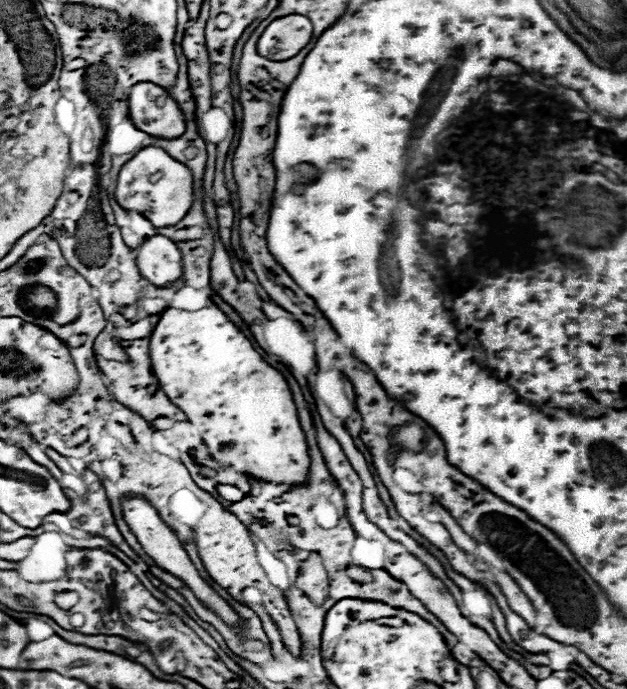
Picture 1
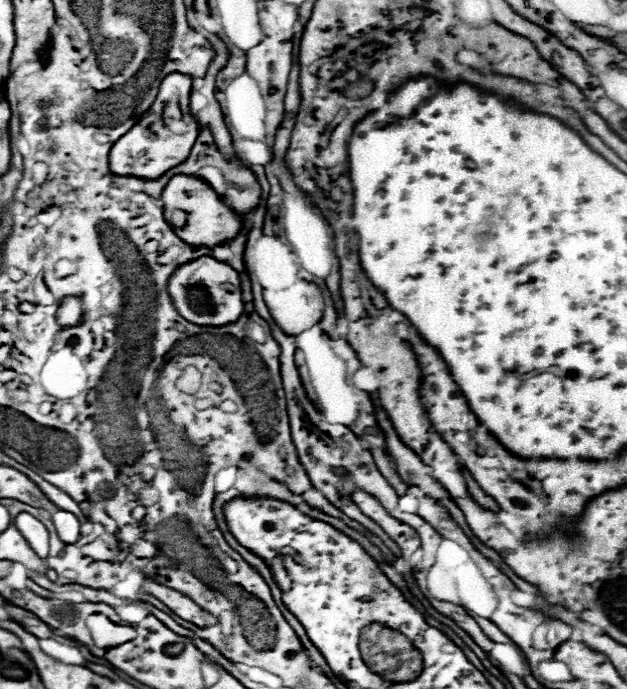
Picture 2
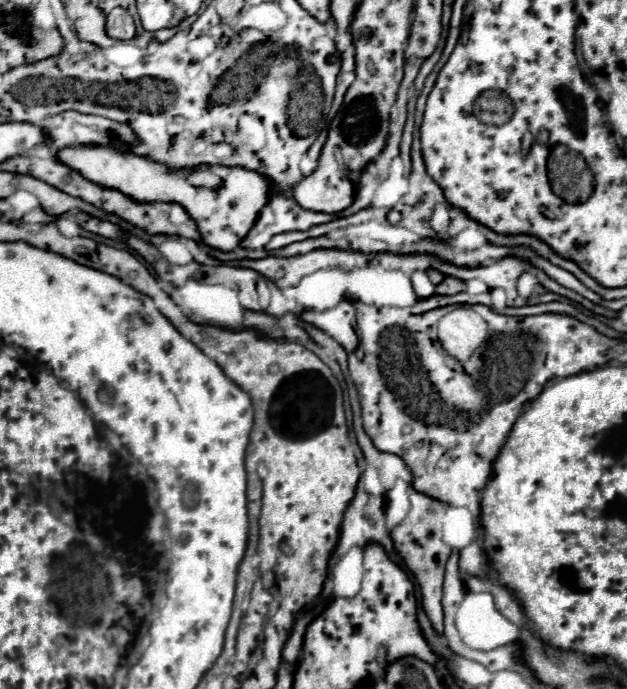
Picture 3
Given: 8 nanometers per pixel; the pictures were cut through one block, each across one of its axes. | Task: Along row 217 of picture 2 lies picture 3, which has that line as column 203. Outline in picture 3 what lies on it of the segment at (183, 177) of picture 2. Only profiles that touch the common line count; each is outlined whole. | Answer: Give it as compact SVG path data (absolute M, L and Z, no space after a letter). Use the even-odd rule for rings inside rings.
M112 136L112 140L102 146L96 144L96 146L80 146L80 148L62 148L60 162L68 164L68 168L72 168L74 172L80 172L80 176L84 176L86 180L102 188L116 188L118 192L122 192L124 196L140 204L176 202L184 206L184 210L198 224L198 230L202 230L200 232L202 240L208 242L208 246L224 250L224 252L234 250L240 244L240 240L248 234L260 208L268 202L268 194L270 194L266 176L246 170L246 168L202 166L204 170L210 168L210 172L216 172L216 176L222 178L220 188L208 190L208 188L190 186L180 170L172 170L166 164L132 154L128 144L124 144L116 136Z

